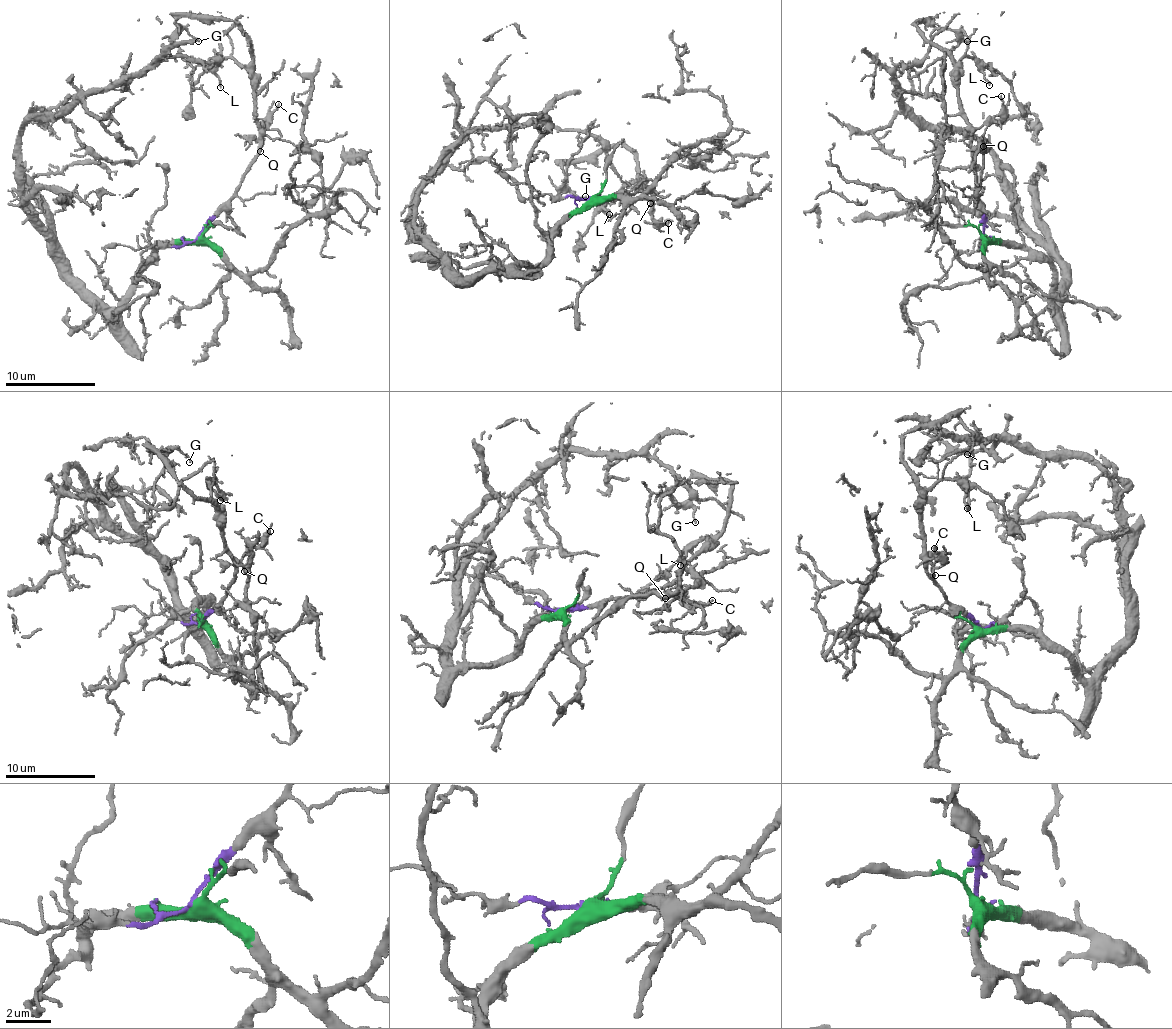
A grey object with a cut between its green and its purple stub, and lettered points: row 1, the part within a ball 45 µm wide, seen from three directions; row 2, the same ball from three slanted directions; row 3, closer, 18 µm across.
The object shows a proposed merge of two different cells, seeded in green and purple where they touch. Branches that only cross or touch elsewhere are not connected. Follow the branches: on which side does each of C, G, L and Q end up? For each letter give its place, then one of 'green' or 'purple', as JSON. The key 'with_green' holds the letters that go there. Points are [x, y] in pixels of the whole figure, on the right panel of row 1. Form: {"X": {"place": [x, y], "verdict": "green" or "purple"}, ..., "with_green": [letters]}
{"C": {"place": [1001, 96], "verdict": "purple"}, "G": {"place": [967, 41], "verdict": "purple"}, "L": {"place": [989, 85], "verdict": "purple"}, "Q": {"place": [983, 146], "verdict": "purple"}, "with_green": []}

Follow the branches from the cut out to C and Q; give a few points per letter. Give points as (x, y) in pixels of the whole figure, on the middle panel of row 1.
C: (590, 199), (609, 201), (624, 191), (631, 194), (648, 190), (652, 195), (654, 221), (669, 222)
Q: (590, 199), (609, 201), (624, 191), (631, 194), (648, 190), (654, 204), (650, 203)

